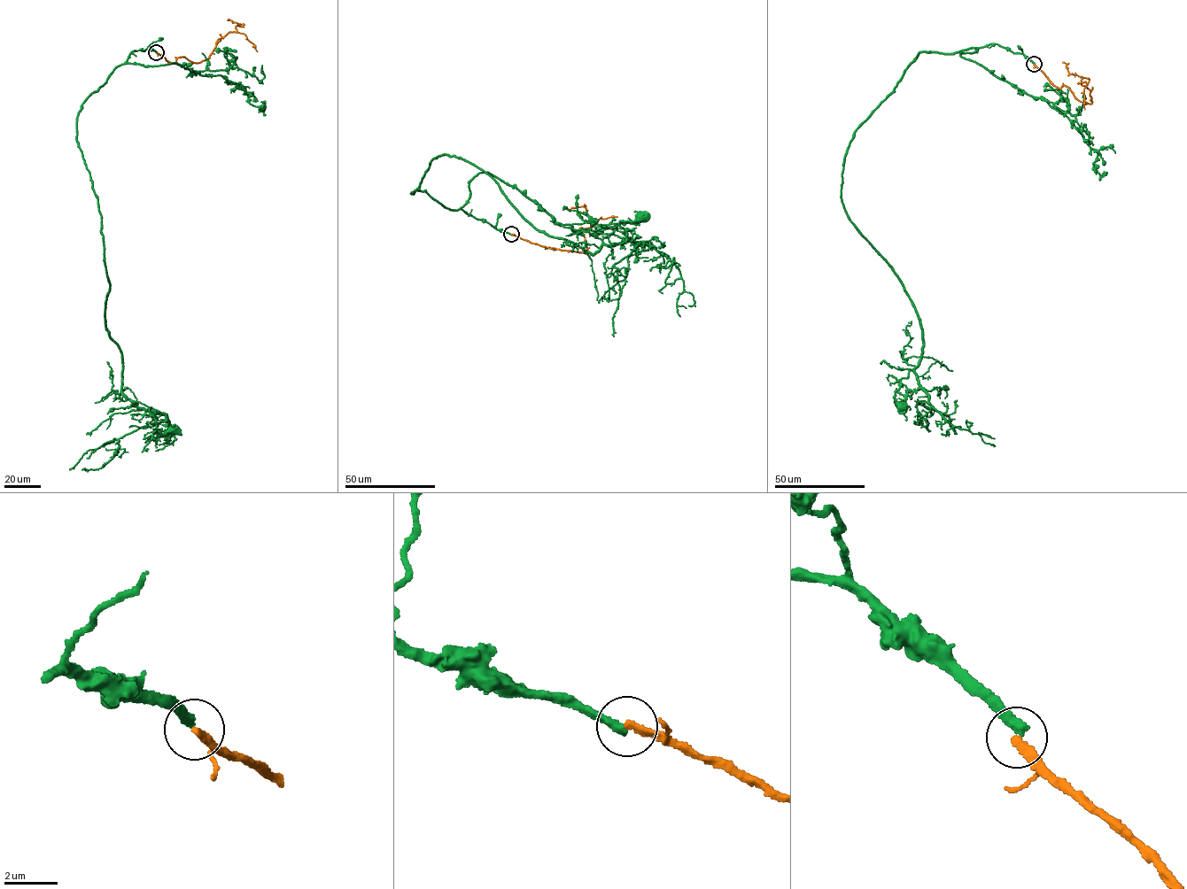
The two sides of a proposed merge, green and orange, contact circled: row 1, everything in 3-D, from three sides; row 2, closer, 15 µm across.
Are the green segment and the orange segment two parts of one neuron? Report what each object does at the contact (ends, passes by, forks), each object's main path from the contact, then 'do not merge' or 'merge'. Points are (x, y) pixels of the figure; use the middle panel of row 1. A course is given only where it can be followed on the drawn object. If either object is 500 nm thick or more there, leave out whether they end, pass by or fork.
green ends there; orange ends there; green runs (511, 234), (424, 191), (411, 193), (433, 159), (469, 163), (538, 229), (593, 255), (612, 227), (643, 218); orange runs (511, 234), (541, 246), (587, 253), (580, 228), (593, 226), (585, 206), (570, 210), (566, 206); do not merge

